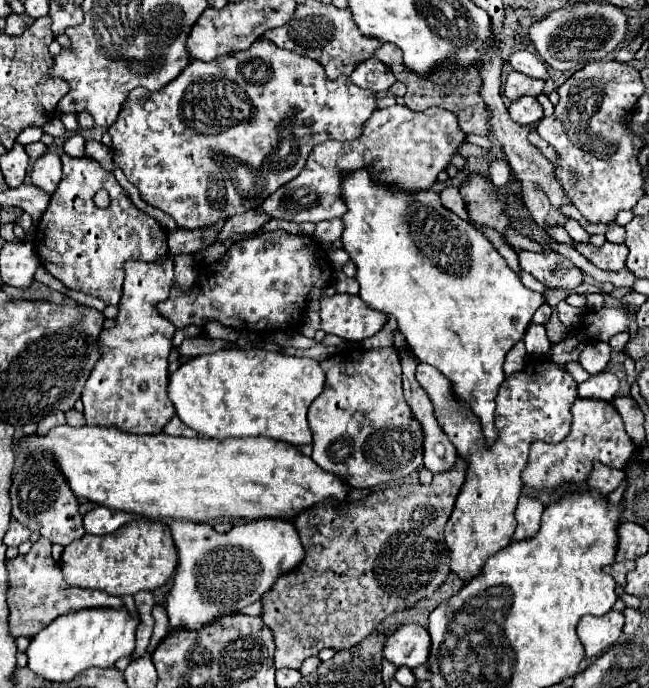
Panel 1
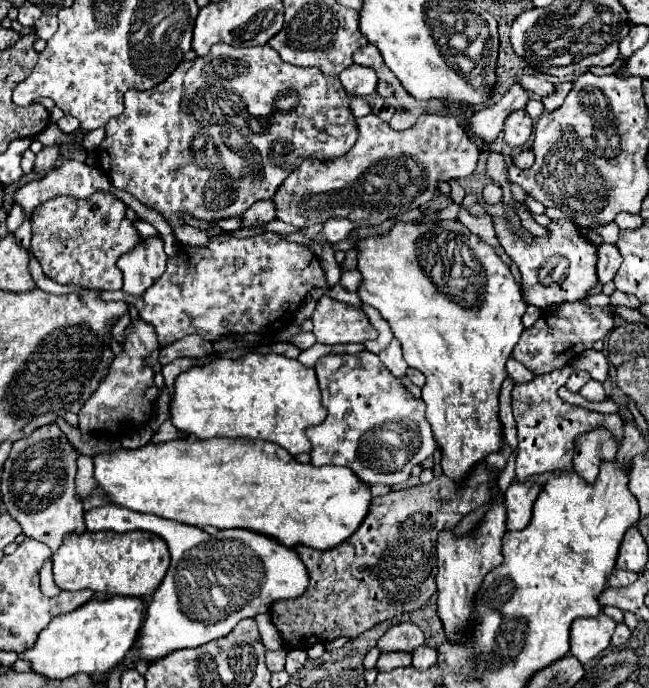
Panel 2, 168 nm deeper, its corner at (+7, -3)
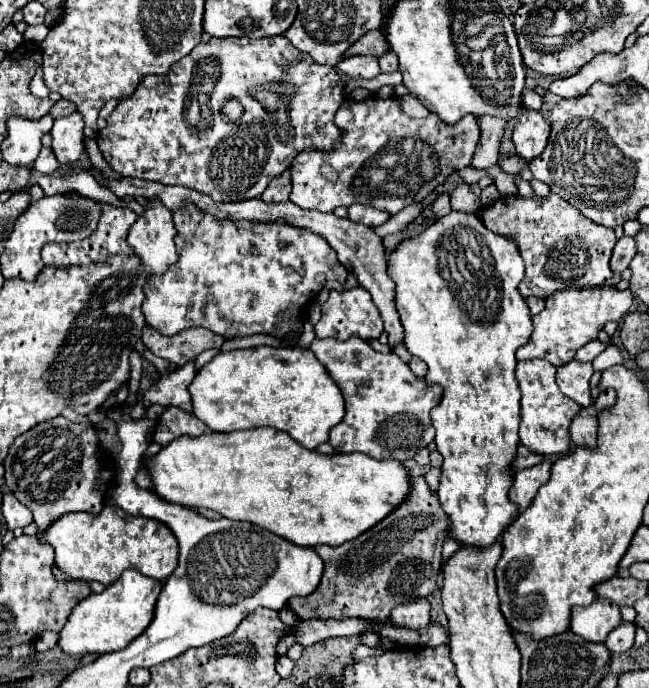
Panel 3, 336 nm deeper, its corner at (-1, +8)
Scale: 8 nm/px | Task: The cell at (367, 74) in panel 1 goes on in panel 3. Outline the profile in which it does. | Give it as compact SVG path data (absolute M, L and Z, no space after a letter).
M352 56L338 64L338 70L342 70L350 78L374 78L380 74L378 60L374 56Z

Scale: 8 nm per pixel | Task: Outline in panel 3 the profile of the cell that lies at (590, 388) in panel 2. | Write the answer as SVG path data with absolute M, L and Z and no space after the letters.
M611 344L604 350L602 353L600 353L593 361L592 365L594 368L594 371L602 372L605 369L616 365L616 364L623 364L624 359L619 351L619 349Z

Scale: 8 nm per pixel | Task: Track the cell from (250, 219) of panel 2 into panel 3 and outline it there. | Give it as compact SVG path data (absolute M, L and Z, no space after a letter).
M290 170L282 172L276 180L270 182L270 188L266 188L266 192L262 194L264 202L286 202L292 190L292 178L290 178Z

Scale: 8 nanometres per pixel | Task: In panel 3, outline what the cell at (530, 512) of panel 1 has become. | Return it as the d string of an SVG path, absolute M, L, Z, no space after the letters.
M544 460L544 462L536 464L536 466L532 466L532 468L516 472L514 484L510 488L510 500L514 504L518 504L520 510L528 508L530 502L534 500L538 488L548 482L548 478L550 478L550 466L552 466L552 462Z

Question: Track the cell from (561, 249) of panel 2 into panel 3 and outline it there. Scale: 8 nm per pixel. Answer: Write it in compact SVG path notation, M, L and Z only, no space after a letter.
M550 192L546 198L540 198L540 196L534 196L534 198L500 196L490 206L484 206L484 210L480 212L480 220L494 234L508 236L516 242L516 246L524 258L524 264L526 264L524 280L518 286L518 292L524 298L528 298L528 296L548 298L550 294L554 294L558 290L594 288L594 286L602 286L606 280L612 278L610 256L612 256L612 248L616 244L614 230L602 228L598 224L590 224L590 220L586 220L584 216L578 216L578 212L574 212L574 208L570 208L570 204L566 204L566 200L562 200L554 192Z

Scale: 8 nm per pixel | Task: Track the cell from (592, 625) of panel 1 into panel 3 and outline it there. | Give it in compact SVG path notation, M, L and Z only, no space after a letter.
M596 598L584 608L572 606L570 612L570 630L588 642L604 642L620 622L620 608L606 598Z

